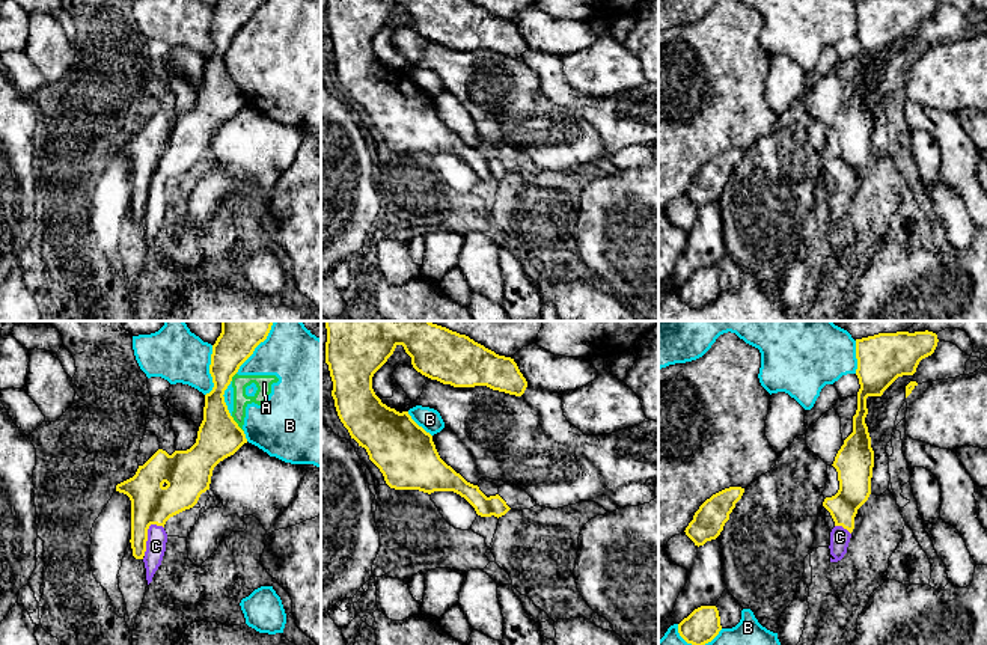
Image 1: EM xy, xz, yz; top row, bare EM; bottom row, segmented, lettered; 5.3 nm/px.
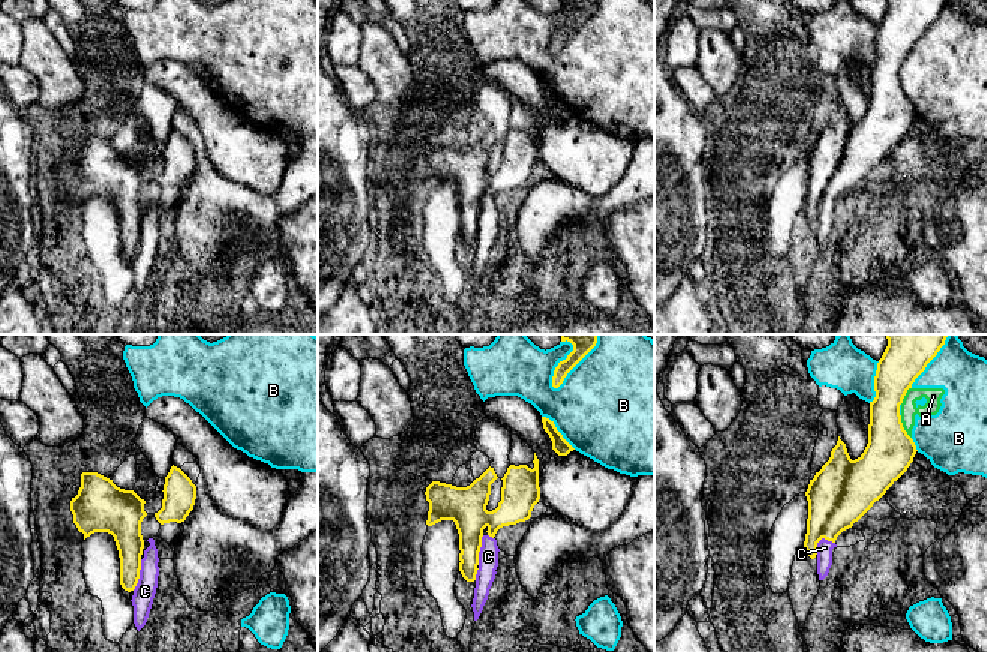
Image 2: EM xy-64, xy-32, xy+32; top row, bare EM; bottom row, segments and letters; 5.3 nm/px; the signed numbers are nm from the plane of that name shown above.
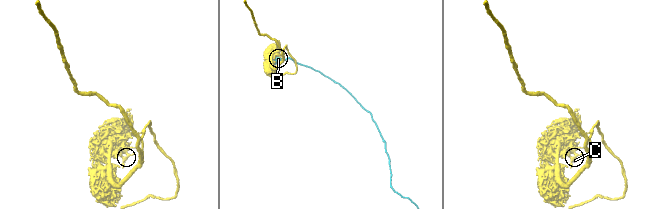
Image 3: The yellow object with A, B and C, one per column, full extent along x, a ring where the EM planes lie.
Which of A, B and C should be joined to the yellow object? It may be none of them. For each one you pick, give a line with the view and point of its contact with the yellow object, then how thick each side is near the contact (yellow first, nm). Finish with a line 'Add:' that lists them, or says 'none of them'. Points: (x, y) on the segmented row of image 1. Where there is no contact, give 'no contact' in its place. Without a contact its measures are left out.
C: contact xy (146, 535); calibres 220 and 110 nm
Add: C

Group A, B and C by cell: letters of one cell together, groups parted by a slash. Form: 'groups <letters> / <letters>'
groups A B / C

